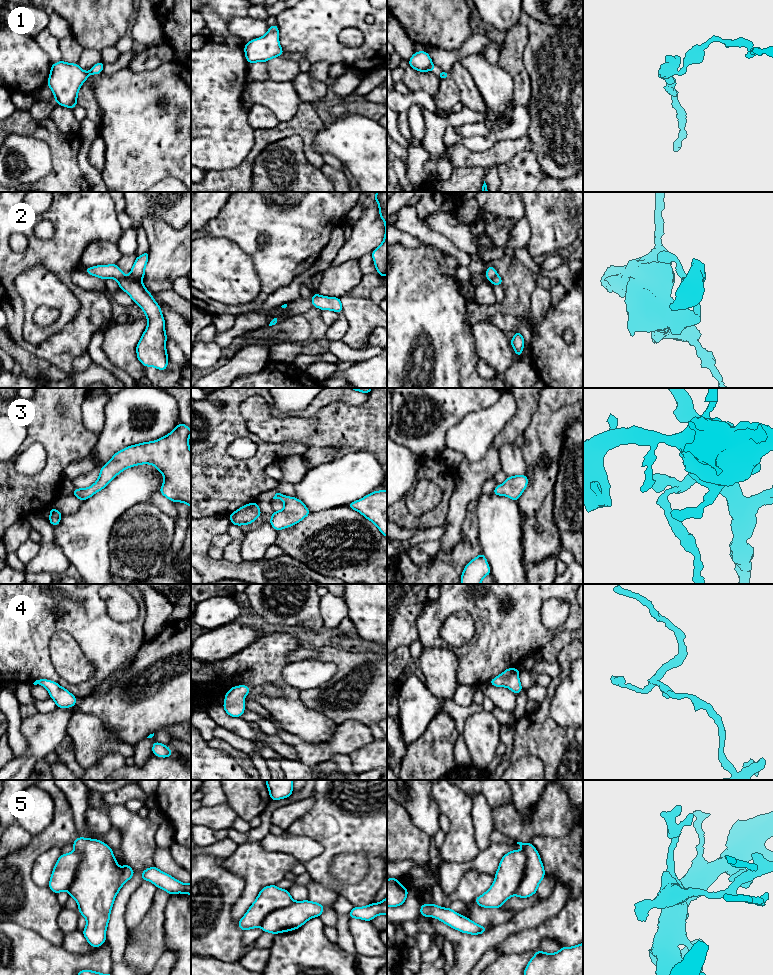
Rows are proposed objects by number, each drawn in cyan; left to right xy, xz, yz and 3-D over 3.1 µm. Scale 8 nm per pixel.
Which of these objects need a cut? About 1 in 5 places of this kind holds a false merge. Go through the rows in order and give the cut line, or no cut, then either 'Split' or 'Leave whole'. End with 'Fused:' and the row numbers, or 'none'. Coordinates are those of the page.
1: No split. Leave whole
2: Split along yz (497, 274), (490, 280). Split
3: No split. Leave whole
4: No split. Leave whole
5: Split along yz (523, 851), (526, 857), (526, 866), (524, 876), (515, 894). Split
Fused: 2, 5

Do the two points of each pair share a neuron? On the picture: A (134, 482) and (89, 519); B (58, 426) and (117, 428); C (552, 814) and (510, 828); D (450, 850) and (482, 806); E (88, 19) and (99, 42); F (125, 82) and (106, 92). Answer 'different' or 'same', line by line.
A: same
B: different
C: same
D: different
E: same
F: same

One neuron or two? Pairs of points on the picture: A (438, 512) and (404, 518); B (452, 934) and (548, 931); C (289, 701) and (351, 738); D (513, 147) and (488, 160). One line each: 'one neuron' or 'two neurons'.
A: one neuron
B: two neurons
C: two neurons
D: one neuron

